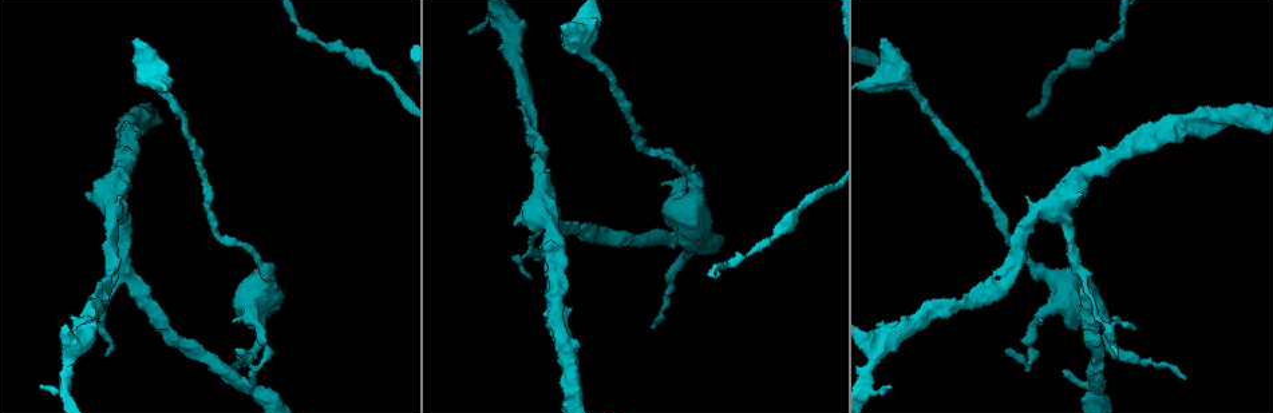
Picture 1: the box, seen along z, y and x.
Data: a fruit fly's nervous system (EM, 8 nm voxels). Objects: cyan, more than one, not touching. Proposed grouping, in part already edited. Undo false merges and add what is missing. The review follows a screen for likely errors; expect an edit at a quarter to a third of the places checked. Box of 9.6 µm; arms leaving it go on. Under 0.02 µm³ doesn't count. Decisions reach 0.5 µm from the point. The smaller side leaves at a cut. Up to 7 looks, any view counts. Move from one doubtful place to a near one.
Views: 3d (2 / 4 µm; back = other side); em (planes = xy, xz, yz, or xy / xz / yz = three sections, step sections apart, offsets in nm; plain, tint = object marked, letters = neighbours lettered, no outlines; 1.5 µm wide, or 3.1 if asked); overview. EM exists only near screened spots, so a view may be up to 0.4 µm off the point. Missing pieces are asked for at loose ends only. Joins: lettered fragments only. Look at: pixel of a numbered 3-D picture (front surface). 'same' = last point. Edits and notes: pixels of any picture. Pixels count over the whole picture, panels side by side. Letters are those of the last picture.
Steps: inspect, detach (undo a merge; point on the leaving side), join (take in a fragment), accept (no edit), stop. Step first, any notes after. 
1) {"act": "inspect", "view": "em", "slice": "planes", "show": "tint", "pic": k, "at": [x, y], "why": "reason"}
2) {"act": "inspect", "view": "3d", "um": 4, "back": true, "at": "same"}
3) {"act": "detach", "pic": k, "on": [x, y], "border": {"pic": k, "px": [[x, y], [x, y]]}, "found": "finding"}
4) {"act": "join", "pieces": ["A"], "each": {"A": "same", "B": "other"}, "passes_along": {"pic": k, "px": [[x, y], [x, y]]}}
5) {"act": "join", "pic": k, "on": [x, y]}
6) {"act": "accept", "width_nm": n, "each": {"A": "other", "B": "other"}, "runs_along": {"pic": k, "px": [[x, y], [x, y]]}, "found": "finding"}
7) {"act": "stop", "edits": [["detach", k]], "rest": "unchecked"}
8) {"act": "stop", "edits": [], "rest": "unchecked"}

{"act": "inspect", "view": "3d", "um": 2, "pic": 1, "at": [1086, 53], "why": "thick turns thin"}

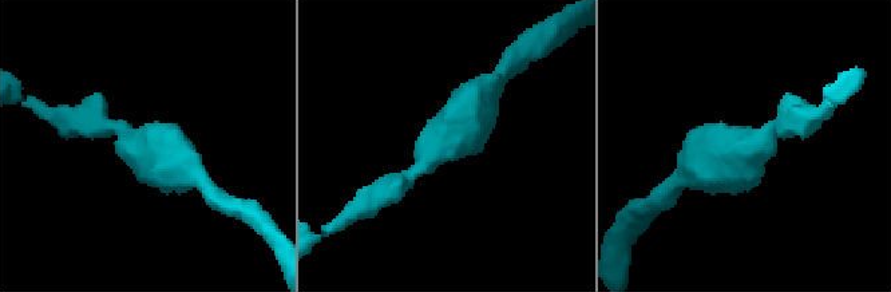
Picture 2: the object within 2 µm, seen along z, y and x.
{"act": "inspect", "view": "em", "slice": "planes", "show": "tint", "pic": 2, "at": [444, 146], "why": "now the EM"}

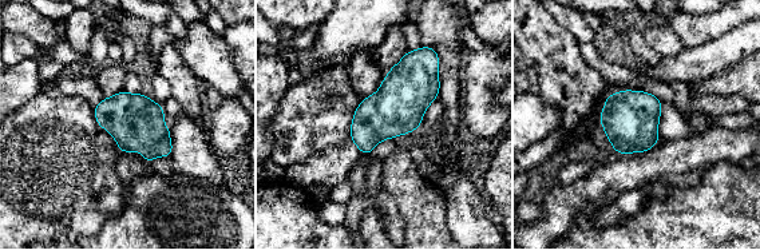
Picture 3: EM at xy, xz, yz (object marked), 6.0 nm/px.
{"act": "inspect", "view": "em", "slice": "planes", "show": "letters", "at": "same"}

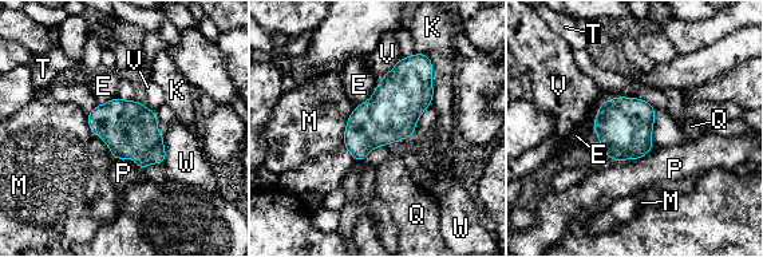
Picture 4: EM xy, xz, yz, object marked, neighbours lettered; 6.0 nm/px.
{"act": "accept", "width_nm": 320, "each": {"E": "other", "K": "other", "M": "other", "P": "other", "Q": "other", "T": "other", "V": "other", "W": "other"}, "border": {"pic": 4, "px": [[86, 115], [89, 127], [114, 157]]}, "found": "one neuron here"}

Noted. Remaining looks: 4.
{"act": "inspect", "view": "3d", "um": 2, "pic": 1, "at": [1083, 279], "why": "small branch off a trunk"}

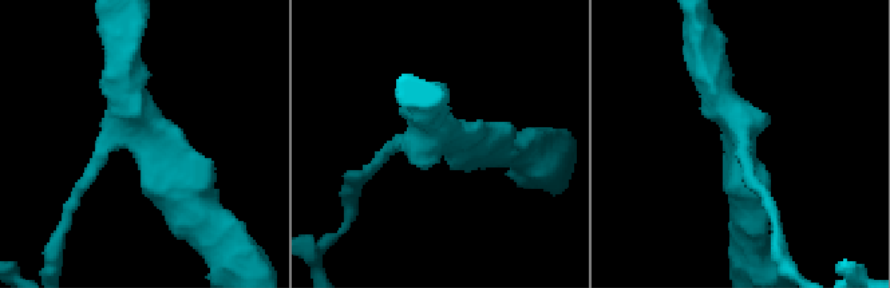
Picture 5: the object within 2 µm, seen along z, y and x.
{"act": "inspect", "view": "em", "slice": "yz", "step": 8, "show": "tint", "pic": 5, "at": [127, 128], "arms": 3}

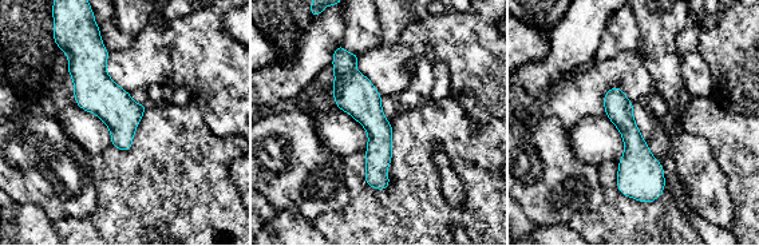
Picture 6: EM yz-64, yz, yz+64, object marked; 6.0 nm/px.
{"act": "inspect", "view": "em", "slice": "yz", "step": 8, "show": "letters", "at": "same", "why": "what lies round it"}

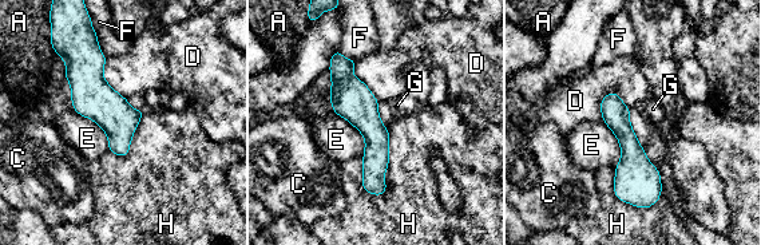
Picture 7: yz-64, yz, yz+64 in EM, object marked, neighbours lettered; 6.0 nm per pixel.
{"act": "accept", "width_nm": 200, "each": {"A": "other", "C": "other", "D": "other", "E": "other", "F": "other", "G": "other", "H": "other"}, "border": {"pic": 7, "px": [[389, 130], [385, 192], [373, 196]]}, "found": "all the same neuron"}

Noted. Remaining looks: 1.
{"act": "inspect", "view": "em", "slice": "planes", "show": "letters", "pic": 1, "at": [1063, 370], "why": "branch stops here"}

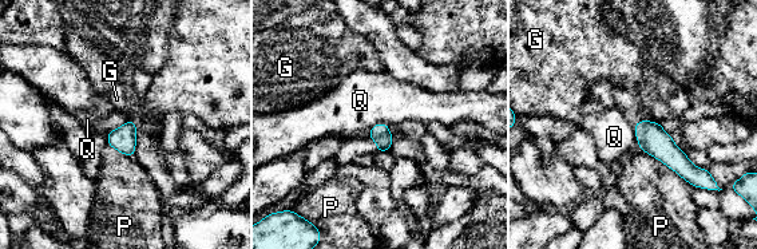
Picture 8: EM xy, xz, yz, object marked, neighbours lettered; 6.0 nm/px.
{"act": "accept", "each": {"G": "other", "P": "other", "Q": "other"}, "border": {"pic": 8, "px": [[388, 123], [376, 123], [369, 130]]}, "found": "none of them fits"}

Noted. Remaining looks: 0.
{"act": "stop", "edits": [], "rest": "unchecked"}

